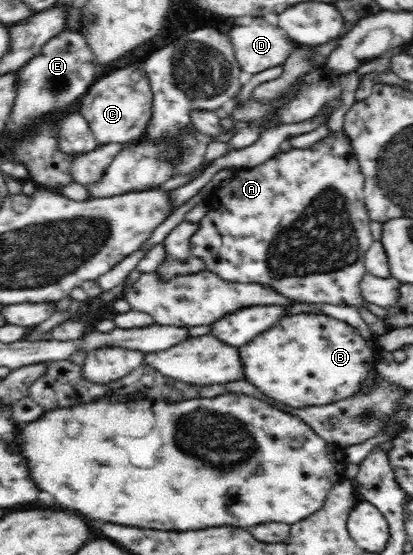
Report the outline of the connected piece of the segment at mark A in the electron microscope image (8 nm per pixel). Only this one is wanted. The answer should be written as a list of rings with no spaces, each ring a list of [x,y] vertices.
[[[343,132],[330,133],[328,137],[314,143],[314,145],[304,148],[290,148],[286,152],[276,154],[272,159],[256,165],[249,169],[237,169],[232,179],[227,181],[223,187],[220,187],[211,192],[206,199],[209,211],[199,221],[198,229],[192,234],[189,239],[189,248],[191,254],[198,259],[201,259],[206,266],[206,270],[215,273],[224,281],[230,283],[259,283],[260,285],[269,285],[273,287],[278,293],[282,294],[293,302],[302,303],[330,303],[330,305],[351,305],[352,307],[359,307],[359,312],[366,324],[369,325],[370,330],[374,335],[384,335],[388,332],[387,327],[383,323],[383,319],[374,315],[372,311],[366,307],[366,300],[362,298],[362,288],[358,283],[362,281],[366,275],[366,268],[364,268],[364,259],[366,251],[370,245],[374,243],[372,238],[372,231],[370,230],[370,216],[366,212],[364,206],[365,197],[365,177],[361,172],[358,160],[355,158],[353,152],[352,142],[348,140],[348,136]]]

